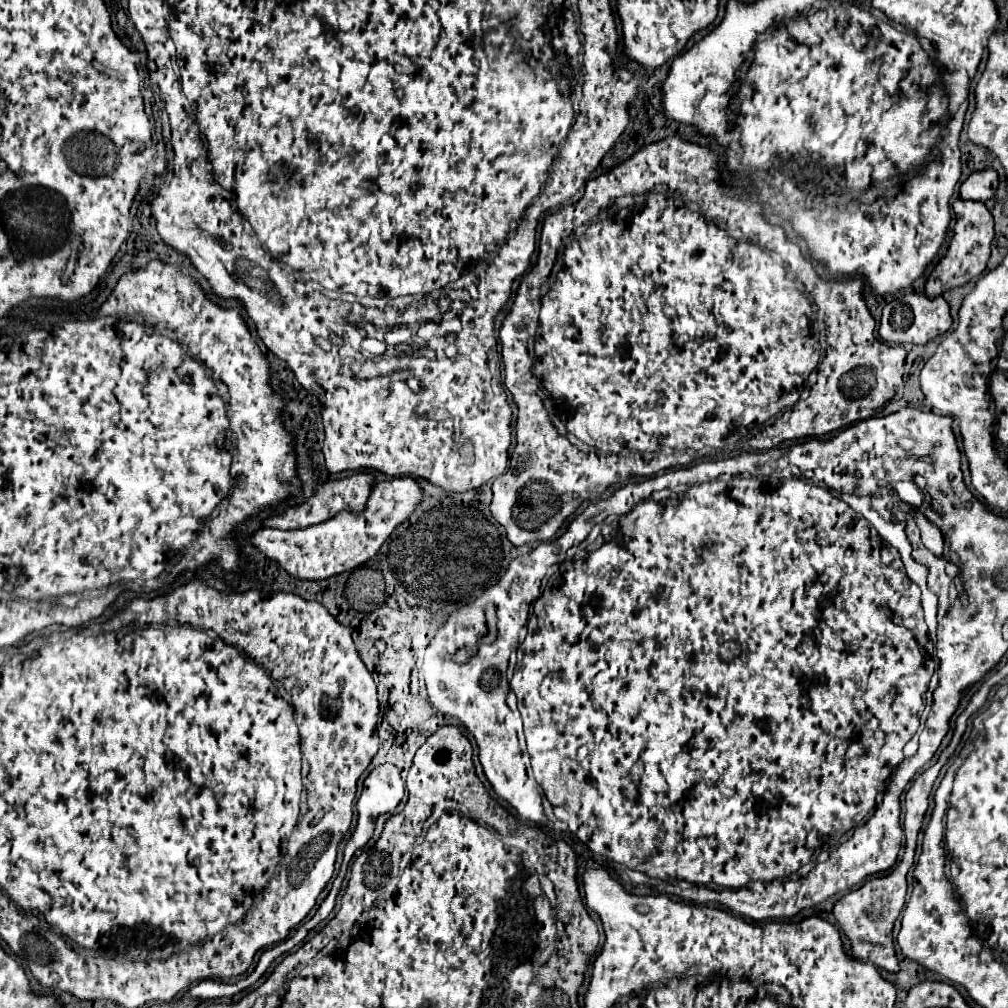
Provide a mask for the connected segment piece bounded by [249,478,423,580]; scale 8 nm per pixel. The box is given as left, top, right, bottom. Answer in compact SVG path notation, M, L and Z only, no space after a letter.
M393 478L389 482L379 482L369 496L369 502L361 516L341 512L335 518L303 528L303 530L271 530L261 528L251 534L249 542L269 560L275 560L287 574L299 580L327 580L331 576L353 572L359 566L365 566L385 540L393 534L393 530L405 522L421 504L423 494L421 486L413 478Z

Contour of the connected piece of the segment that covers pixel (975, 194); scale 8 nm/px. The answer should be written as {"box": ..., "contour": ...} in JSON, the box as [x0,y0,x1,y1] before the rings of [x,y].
{"box":[961,168,999,202],"contour":[[[993,168],[973,172],[961,184],[961,198],[963,200],[981,200],[981,202],[985,202],[985,200],[993,198],[997,186],[999,186],[999,174]]]}

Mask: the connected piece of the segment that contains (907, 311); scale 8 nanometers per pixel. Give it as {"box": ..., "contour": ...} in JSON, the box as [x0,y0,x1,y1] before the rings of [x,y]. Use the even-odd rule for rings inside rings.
{"box":[879,294,951,344],"contour":[[[903,294],[895,296],[883,308],[879,336],[891,344],[927,344],[929,340],[945,334],[951,328],[951,322],[949,304],[941,296],[929,300],[925,294]]]}

